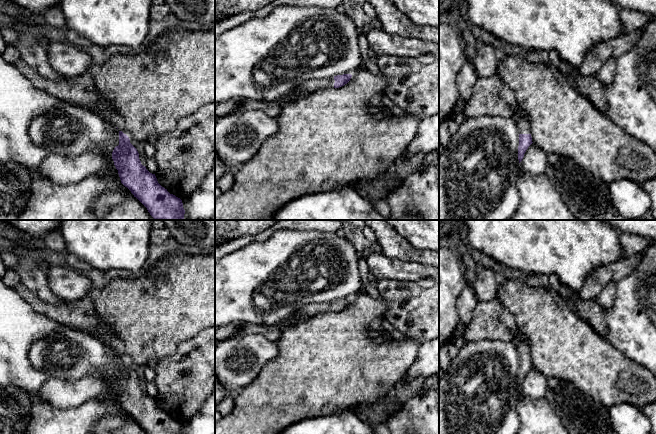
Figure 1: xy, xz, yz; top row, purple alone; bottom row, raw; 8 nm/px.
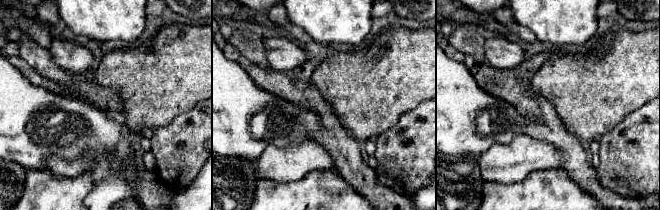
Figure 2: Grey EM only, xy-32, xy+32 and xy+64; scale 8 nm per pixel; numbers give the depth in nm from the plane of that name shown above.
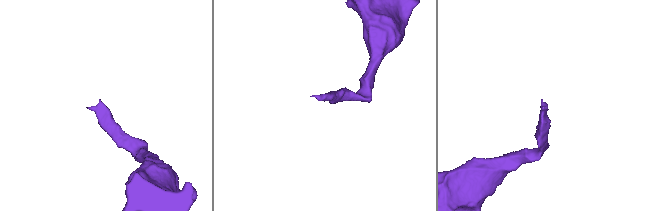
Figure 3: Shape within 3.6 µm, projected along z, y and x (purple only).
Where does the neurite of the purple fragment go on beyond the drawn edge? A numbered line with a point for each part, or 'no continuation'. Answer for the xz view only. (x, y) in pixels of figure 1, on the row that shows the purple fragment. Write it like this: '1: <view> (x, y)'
1: xz (309, 86)

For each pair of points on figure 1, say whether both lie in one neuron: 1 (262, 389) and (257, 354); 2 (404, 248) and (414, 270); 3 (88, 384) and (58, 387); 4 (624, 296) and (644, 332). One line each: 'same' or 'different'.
1: different
2: different
3: same
4: same

